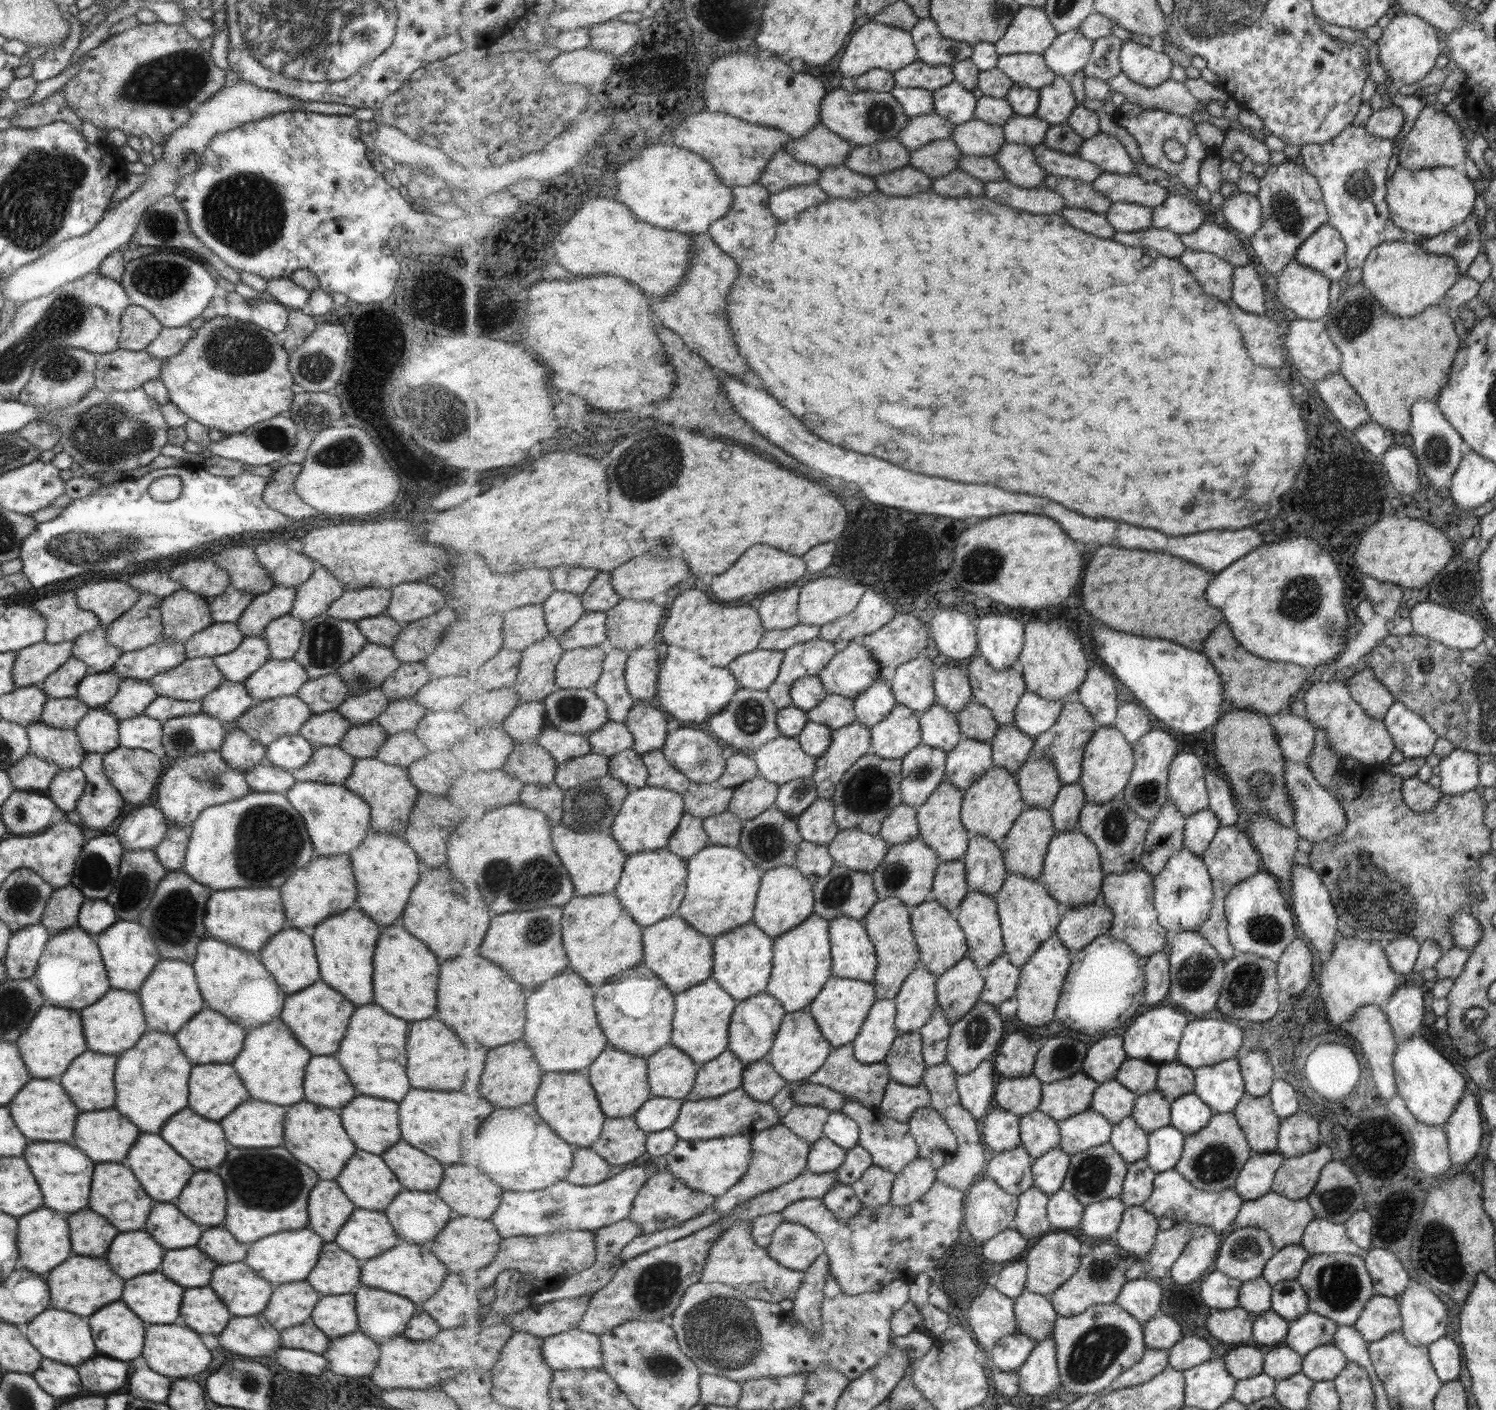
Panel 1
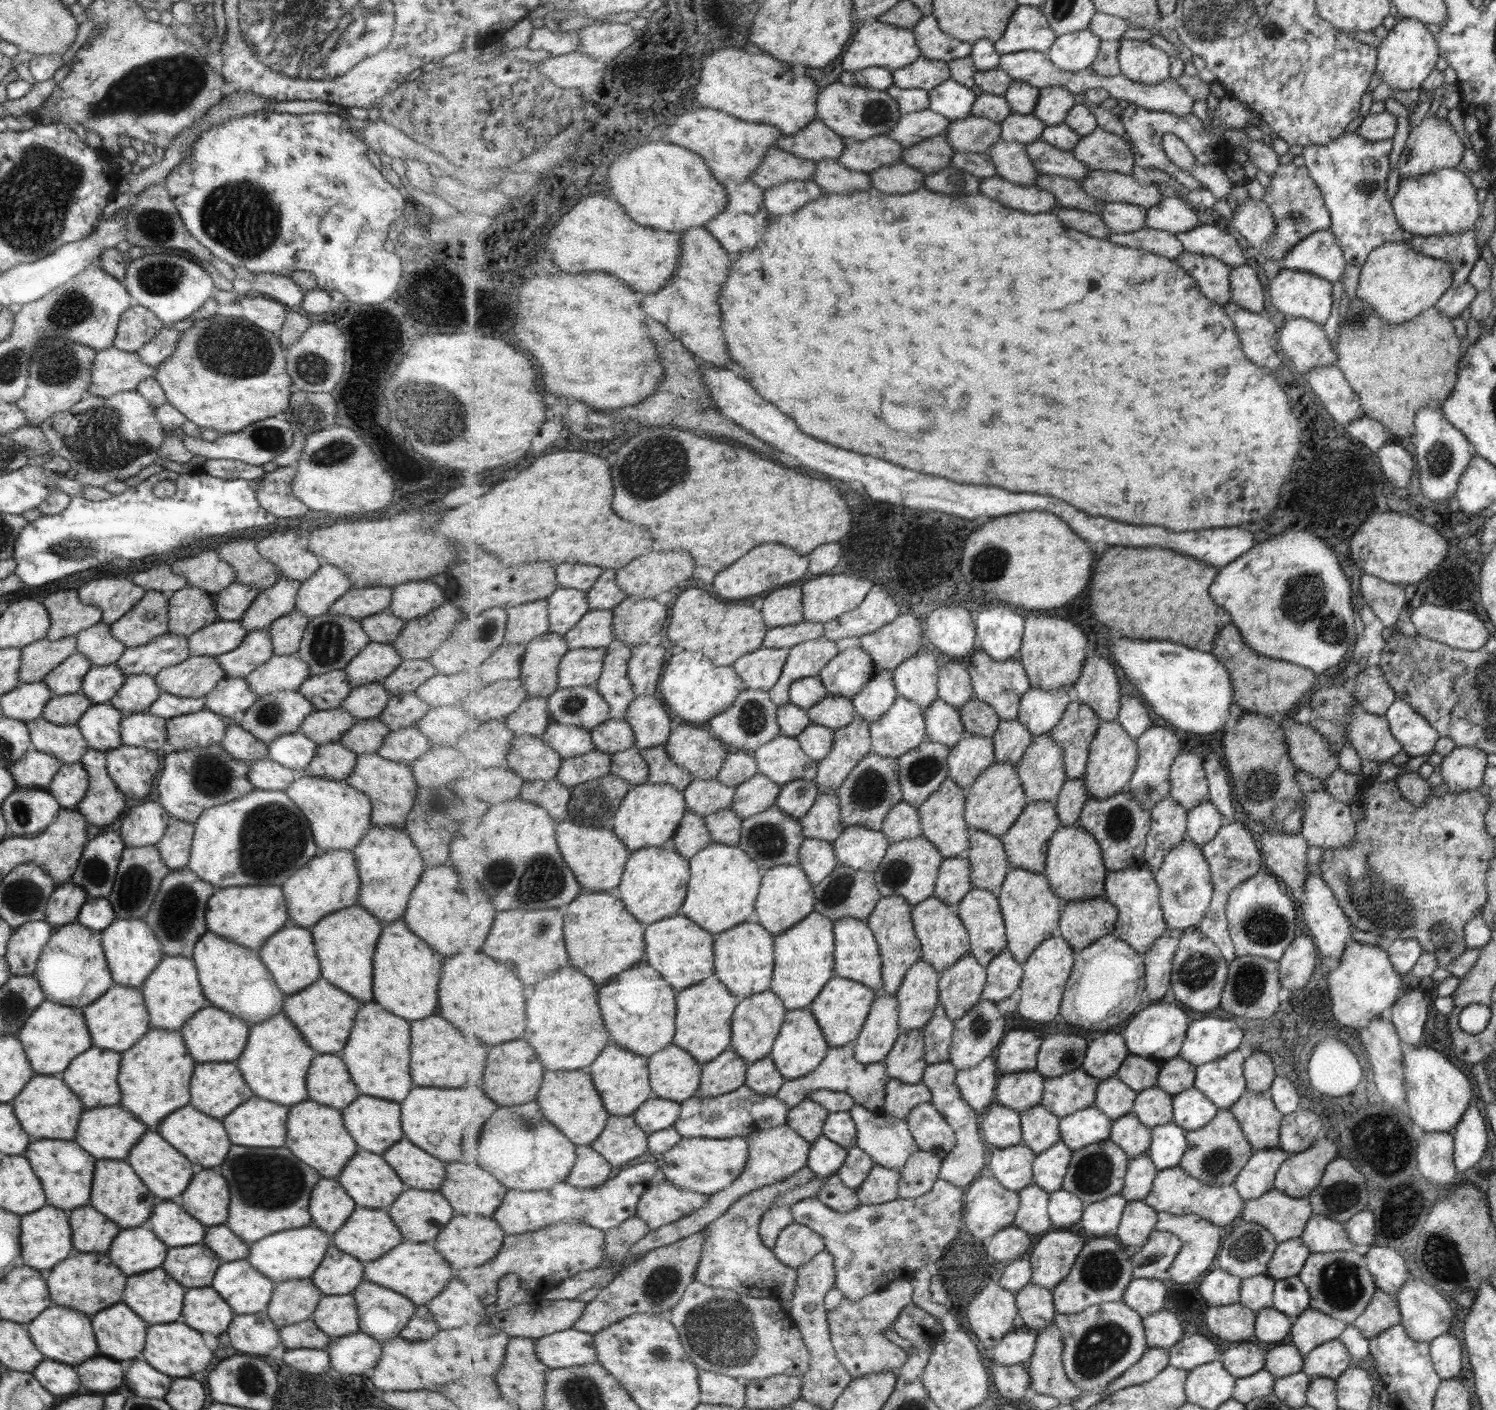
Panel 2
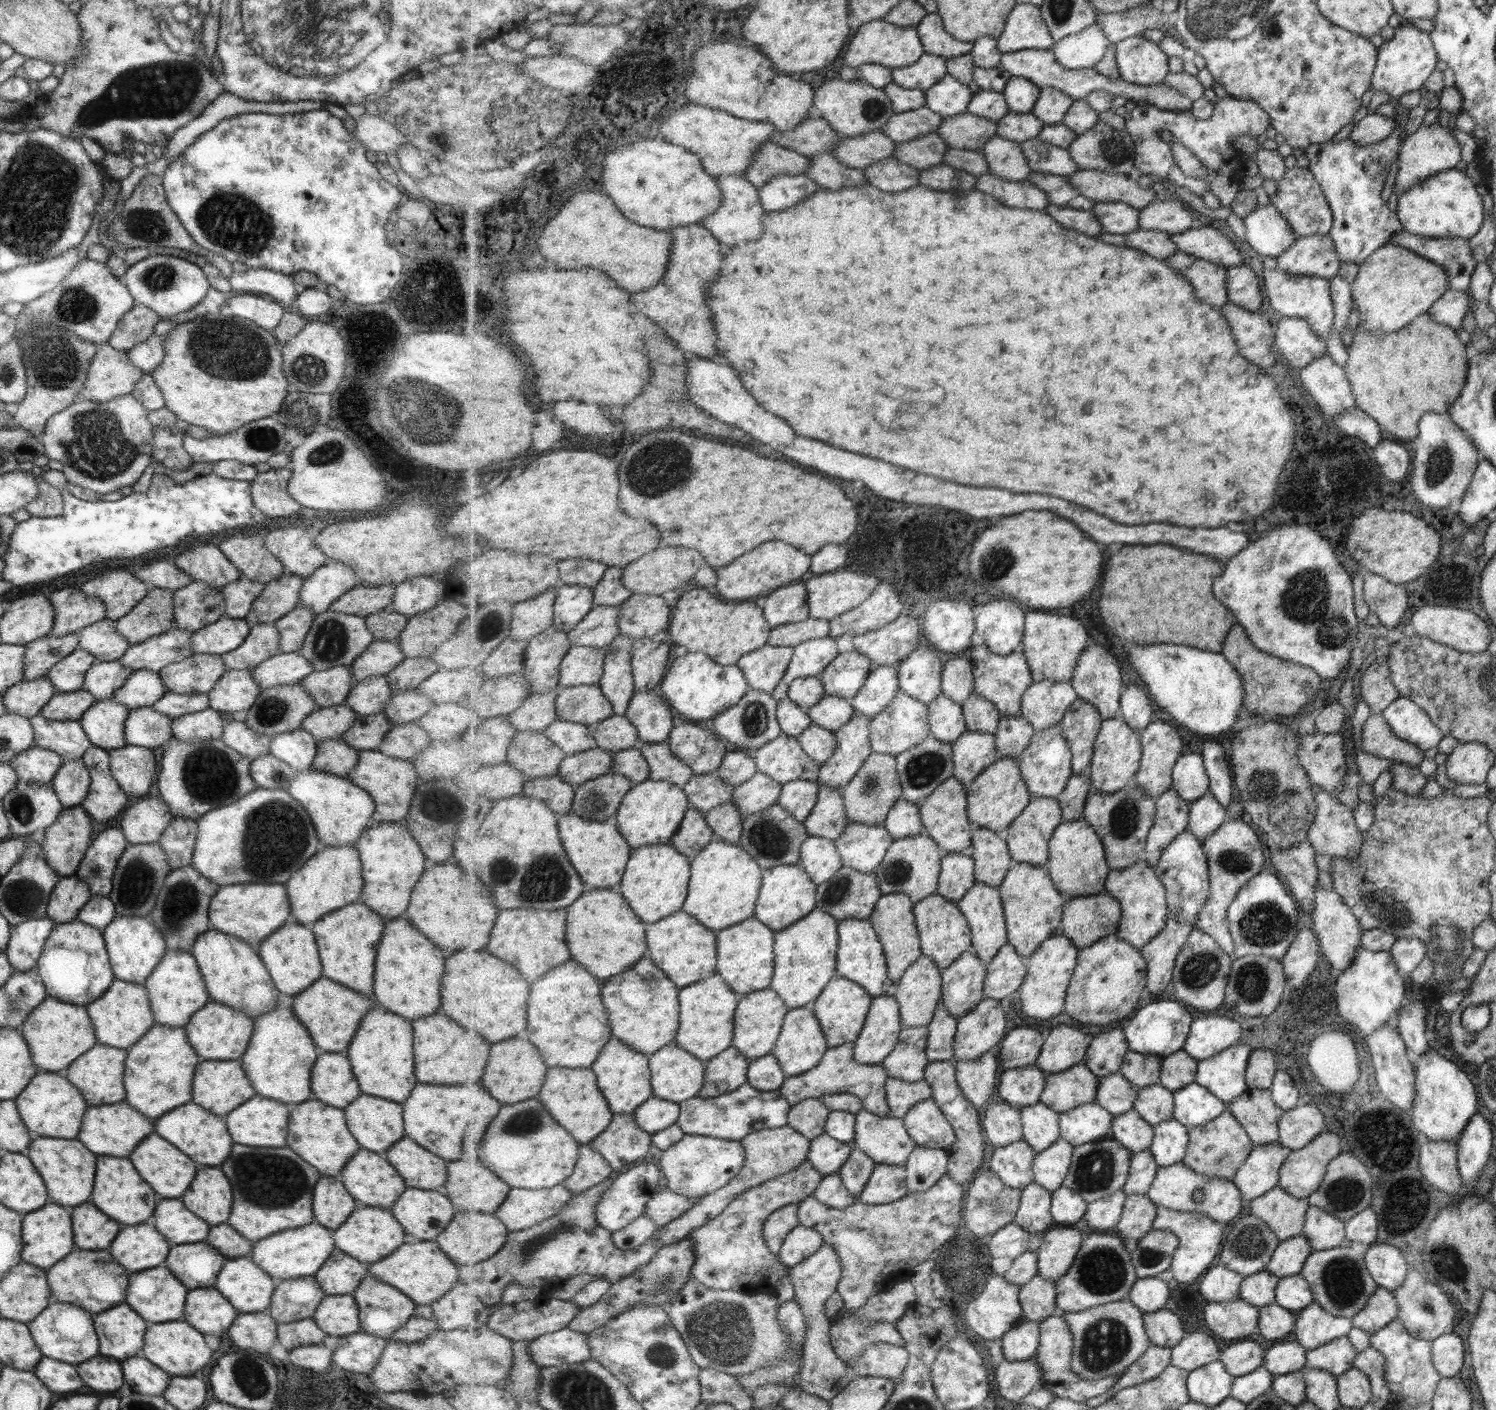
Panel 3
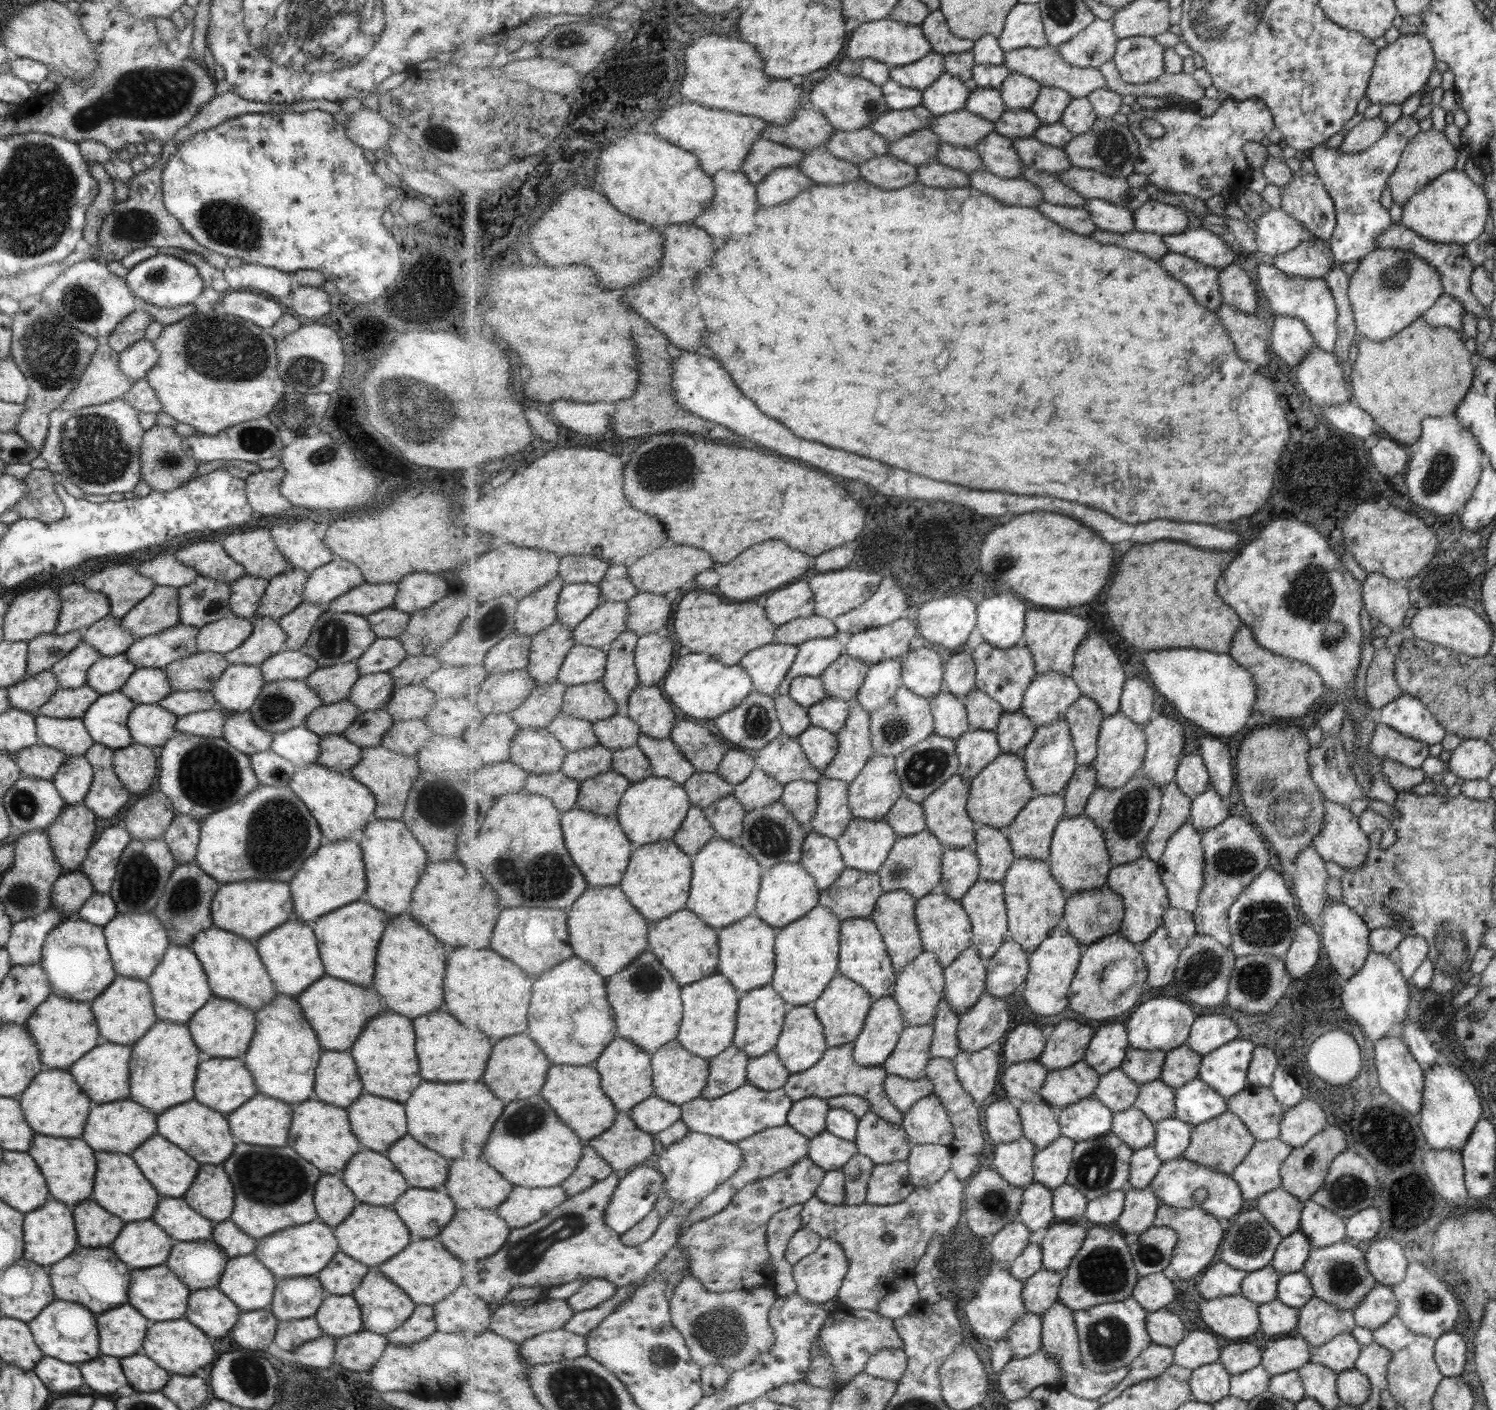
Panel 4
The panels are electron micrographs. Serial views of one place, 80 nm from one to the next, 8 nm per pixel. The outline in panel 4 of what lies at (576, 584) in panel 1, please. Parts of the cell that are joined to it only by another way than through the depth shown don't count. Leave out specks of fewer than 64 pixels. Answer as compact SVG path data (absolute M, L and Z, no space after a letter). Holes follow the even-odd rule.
M570 554L561 558L559 575L566 584L583 582L600 584L610 566L609 561L595 558L592 554Z

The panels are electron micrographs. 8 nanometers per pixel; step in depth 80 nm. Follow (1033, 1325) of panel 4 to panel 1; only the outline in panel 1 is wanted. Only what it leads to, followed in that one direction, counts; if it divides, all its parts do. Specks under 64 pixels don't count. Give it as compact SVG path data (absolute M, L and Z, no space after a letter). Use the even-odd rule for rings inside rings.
M1021 1332L1010 1334L988 1353L988 1362L992 1369L1017 1371L1028 1361L1037 1343L1037 1340Z

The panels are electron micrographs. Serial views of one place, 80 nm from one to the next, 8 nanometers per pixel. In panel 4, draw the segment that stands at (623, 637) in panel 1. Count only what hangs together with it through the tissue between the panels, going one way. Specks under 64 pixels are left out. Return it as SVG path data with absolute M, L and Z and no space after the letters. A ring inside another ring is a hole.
M639 592L628 601L627 629L641 637L645 634L664 632L673 614L671 601L663 594Z

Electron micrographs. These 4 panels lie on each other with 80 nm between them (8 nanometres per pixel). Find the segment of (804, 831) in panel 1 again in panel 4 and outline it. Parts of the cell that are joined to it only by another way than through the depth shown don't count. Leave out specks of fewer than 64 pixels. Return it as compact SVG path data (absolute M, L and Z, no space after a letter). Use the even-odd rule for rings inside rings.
M821 776L817 816L807 826L819 834L838 839L856 817L849 807L850 784L847 781Z

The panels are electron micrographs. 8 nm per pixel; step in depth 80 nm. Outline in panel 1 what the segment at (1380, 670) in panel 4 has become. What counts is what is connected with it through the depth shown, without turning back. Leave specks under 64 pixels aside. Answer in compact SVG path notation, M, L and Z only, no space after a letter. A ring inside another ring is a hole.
M1365 667L1346 684L1351 698L1364 710L1364 713L1375 720L1382 720L1386 710L1394 703L1389 691L1374 677L1373 671Z

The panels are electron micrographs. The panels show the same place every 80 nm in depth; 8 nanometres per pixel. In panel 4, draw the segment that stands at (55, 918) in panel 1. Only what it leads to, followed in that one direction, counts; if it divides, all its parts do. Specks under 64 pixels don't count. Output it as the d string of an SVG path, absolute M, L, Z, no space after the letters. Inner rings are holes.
M79 870L71 873L60 875L51 887L51 904L50 908L58 914L61 921L75 917L75 914L83 906L83 903L94 893L90 880Z

